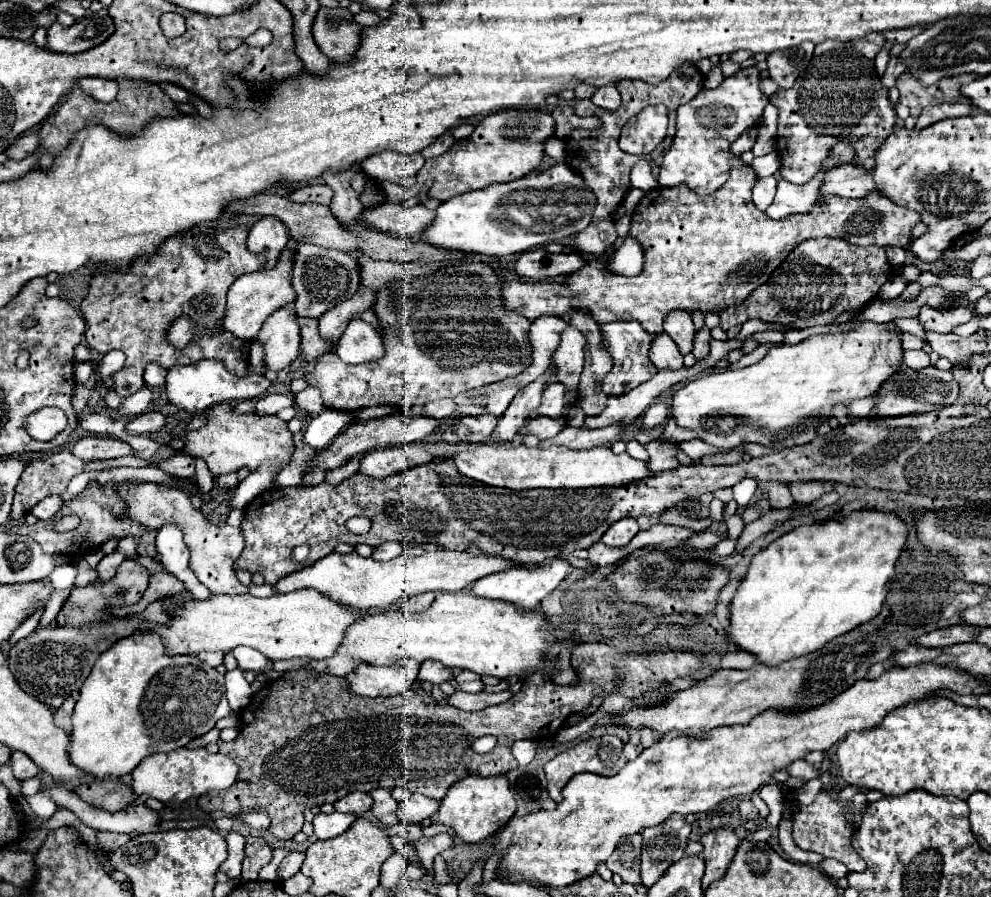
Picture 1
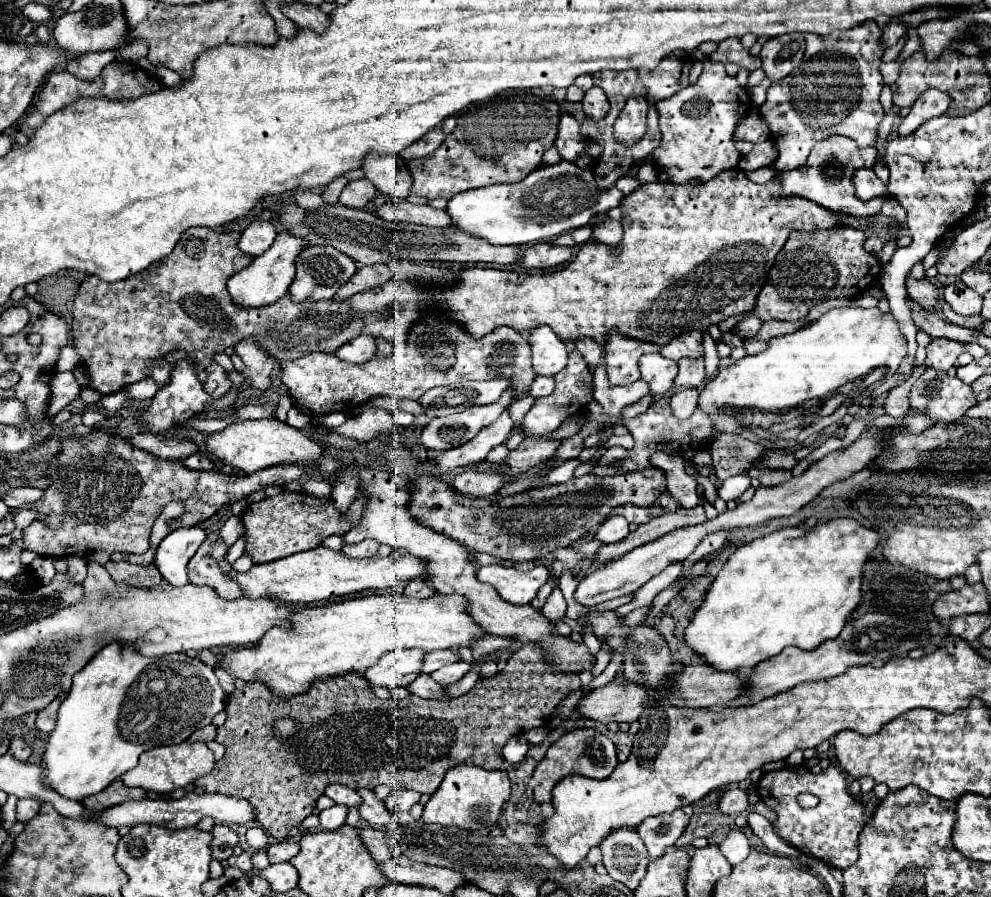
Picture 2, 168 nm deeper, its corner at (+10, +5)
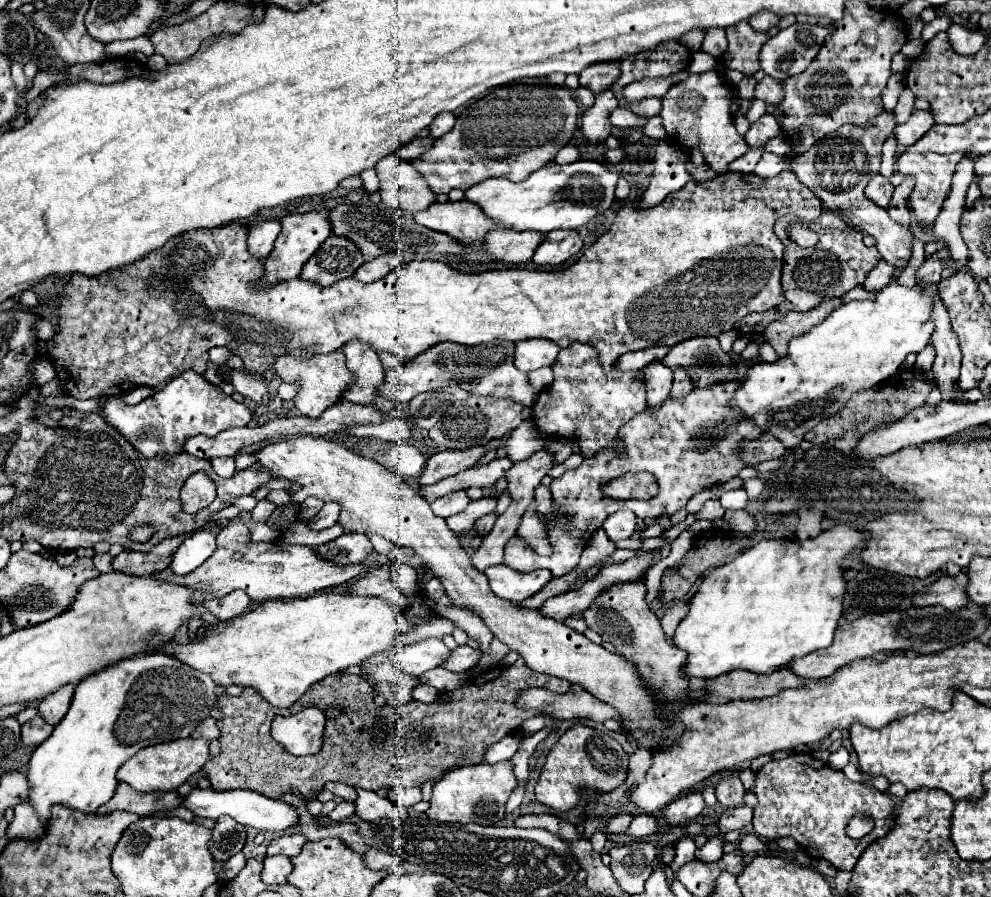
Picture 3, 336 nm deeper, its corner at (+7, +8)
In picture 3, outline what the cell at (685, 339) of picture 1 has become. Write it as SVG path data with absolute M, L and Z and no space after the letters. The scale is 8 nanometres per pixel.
M691 338L679 342L663 358L667 368L683 368L691 376L693 386L711 386L723 380L729 380L729 366L733 358L729 352L723 352L717 338Z

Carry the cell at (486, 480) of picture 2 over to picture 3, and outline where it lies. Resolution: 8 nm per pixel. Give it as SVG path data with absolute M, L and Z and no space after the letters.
M457 490L457 492L451 492L443 498L439 498L437 502L431 504L431 510L435 512L435 516L441 516L441 518L447 518L447 516L453 516L457 512L461 512L471 500L467 498L467 492L465 490Z

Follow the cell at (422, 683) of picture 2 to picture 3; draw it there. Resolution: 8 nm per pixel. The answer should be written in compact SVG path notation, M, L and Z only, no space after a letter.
M379 652L379 656L373 656L371 660L363 662L363 676L375 680L375 690L391 704L401 708L412 700L412 690L419 680L413 676L407 676L405 672L399 672L385 656Z

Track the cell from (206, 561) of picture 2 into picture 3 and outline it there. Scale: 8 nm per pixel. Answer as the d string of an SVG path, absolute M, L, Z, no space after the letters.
M227 594L225 598L219 598L219 600L217 598L205 600L203 606L219 620L229 620L243 614L249 608L249 604L251 600L247 594Z

